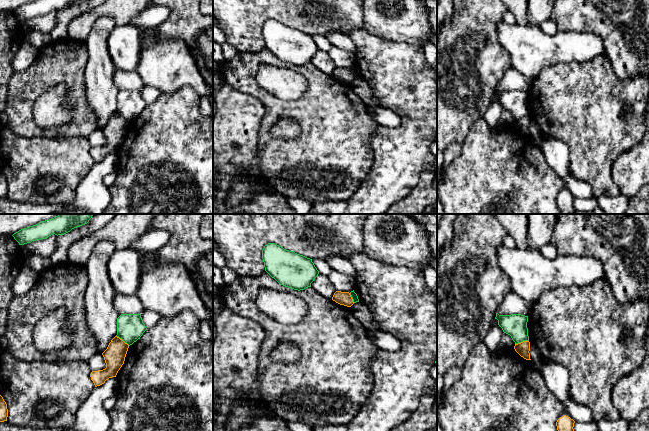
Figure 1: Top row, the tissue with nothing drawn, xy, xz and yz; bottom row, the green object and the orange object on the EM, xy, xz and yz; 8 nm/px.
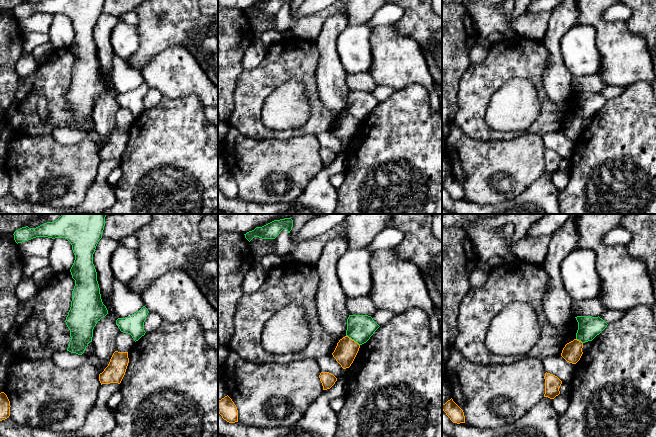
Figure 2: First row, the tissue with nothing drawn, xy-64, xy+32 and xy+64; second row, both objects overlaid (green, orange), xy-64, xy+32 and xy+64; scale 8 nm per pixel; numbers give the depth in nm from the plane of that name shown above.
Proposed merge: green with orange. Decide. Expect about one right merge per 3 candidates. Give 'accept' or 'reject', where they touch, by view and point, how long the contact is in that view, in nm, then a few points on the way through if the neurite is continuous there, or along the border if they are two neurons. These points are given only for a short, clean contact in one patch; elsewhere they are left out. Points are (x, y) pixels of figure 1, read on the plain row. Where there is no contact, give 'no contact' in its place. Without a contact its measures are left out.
reject | yz (521, 117) | 120 nm

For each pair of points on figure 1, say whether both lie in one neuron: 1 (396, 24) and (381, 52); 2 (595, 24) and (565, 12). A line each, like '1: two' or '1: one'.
1: two
2: one

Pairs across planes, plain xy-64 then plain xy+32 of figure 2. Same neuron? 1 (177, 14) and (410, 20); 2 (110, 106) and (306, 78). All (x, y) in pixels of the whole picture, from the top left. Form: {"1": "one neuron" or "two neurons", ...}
{"1": "one neuron", "2": "two neurons"}

